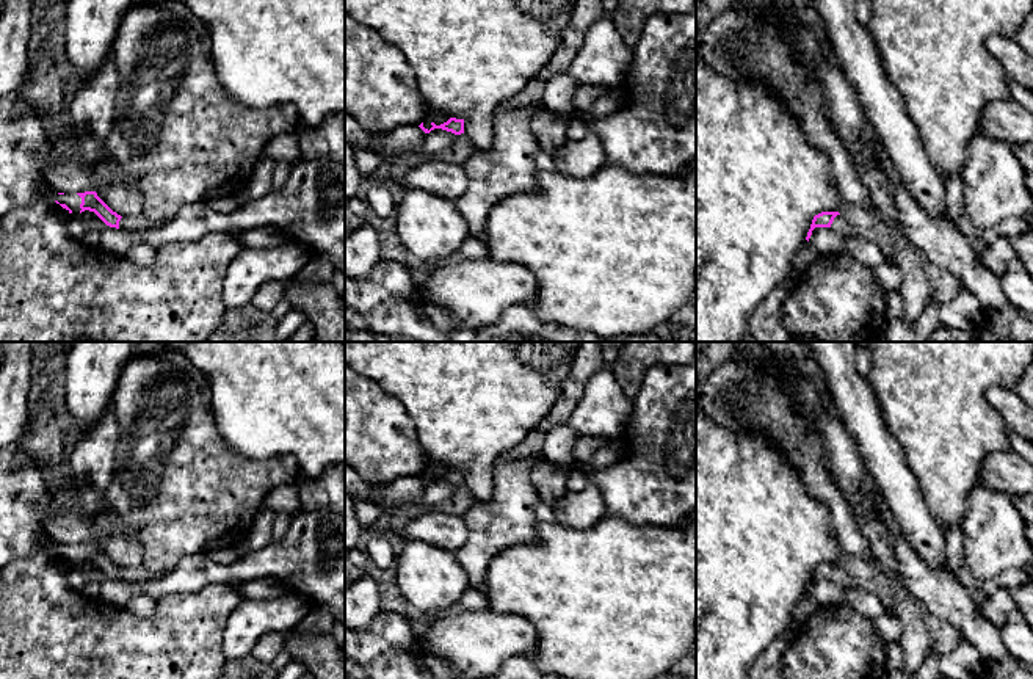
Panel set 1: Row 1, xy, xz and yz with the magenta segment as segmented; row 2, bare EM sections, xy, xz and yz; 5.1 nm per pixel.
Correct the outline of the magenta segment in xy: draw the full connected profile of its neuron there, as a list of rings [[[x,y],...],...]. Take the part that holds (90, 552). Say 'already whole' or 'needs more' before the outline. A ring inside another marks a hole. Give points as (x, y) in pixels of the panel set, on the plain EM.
needs more; [[[96,543],[85,544],[53,544],[52,550],[69,565],[94,563],[107,577],[119,580],[121,566],[113,563]]]

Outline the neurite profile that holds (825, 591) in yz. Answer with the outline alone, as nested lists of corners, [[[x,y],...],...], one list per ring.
[[[815,579],[809,593],[818,605],[834,605],[842,602],[846,591],[831,579]]]

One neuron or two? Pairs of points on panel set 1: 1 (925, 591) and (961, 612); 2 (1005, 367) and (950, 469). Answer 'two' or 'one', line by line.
1: one
2: one

